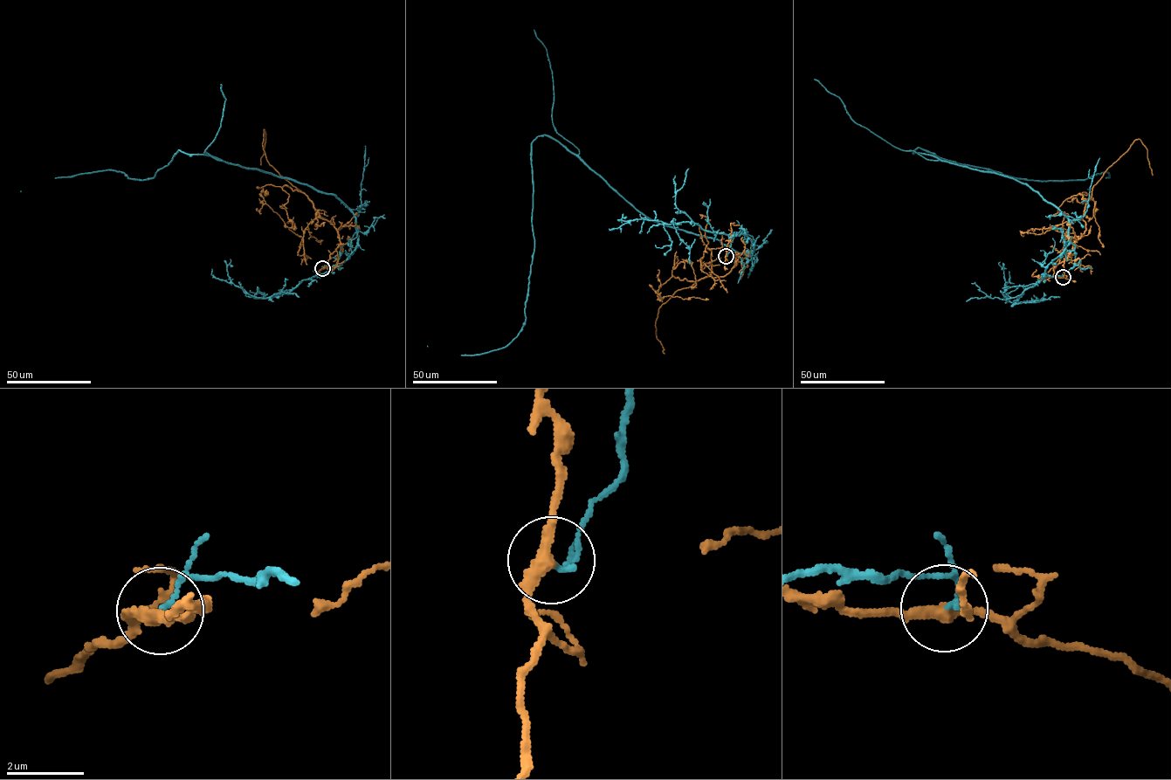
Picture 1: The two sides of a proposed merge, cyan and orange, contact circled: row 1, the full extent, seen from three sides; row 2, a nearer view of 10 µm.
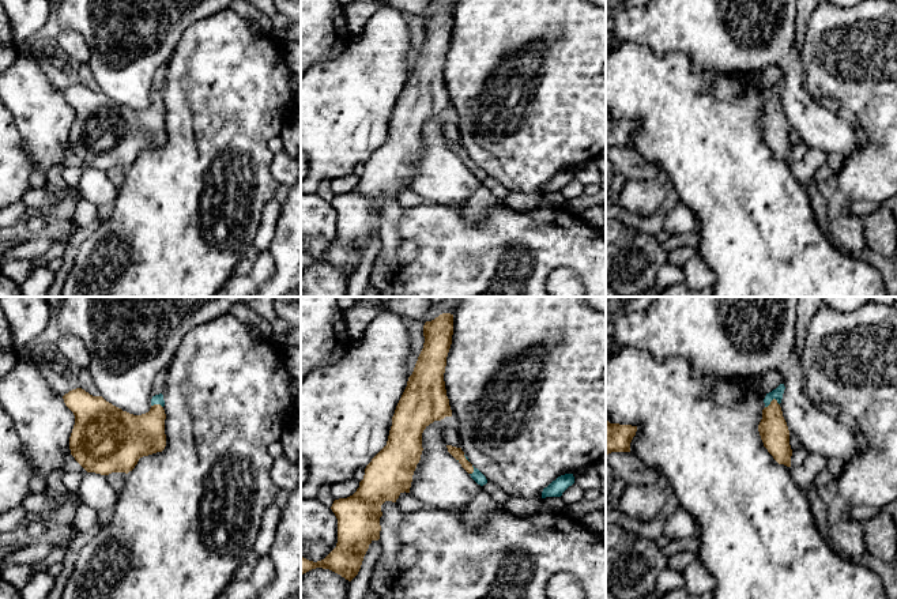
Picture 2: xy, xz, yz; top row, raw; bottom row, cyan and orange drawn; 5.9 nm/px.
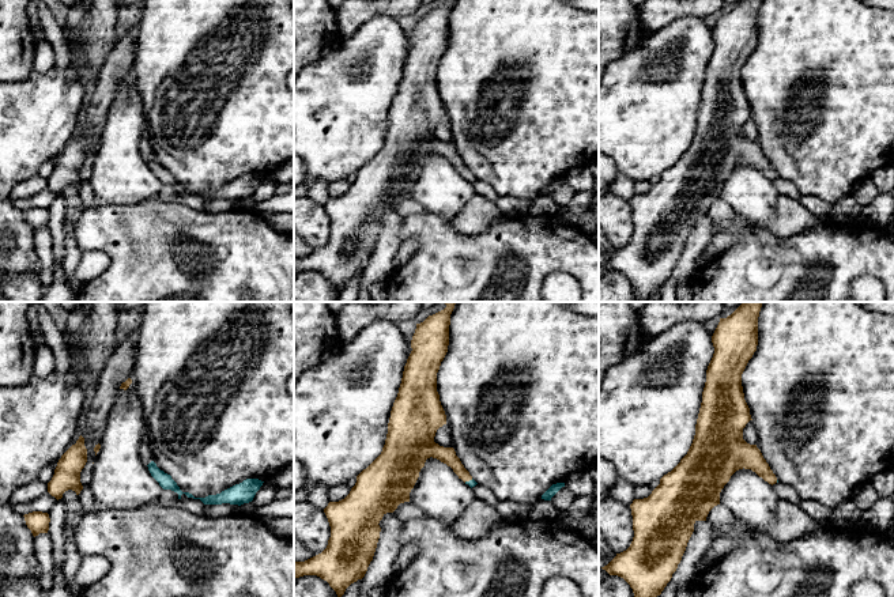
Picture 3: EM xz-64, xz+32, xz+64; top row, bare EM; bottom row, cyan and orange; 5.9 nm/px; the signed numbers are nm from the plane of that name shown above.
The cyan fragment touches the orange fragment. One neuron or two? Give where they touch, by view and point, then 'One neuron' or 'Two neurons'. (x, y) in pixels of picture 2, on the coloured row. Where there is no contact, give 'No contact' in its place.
Touches cyan at yz (772, 399). Two neurons

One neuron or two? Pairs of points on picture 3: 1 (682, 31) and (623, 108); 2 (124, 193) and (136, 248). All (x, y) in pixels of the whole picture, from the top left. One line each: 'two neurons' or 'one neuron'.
1: one neuron
2: two neurons

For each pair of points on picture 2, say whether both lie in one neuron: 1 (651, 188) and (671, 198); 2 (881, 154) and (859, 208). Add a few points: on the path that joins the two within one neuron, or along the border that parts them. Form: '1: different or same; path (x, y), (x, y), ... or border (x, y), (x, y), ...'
1: different; border (669, 188), (662, 204), (652, 214), (644, 217)
2: different; border (852, 200), (874, 200), (879, 204)

